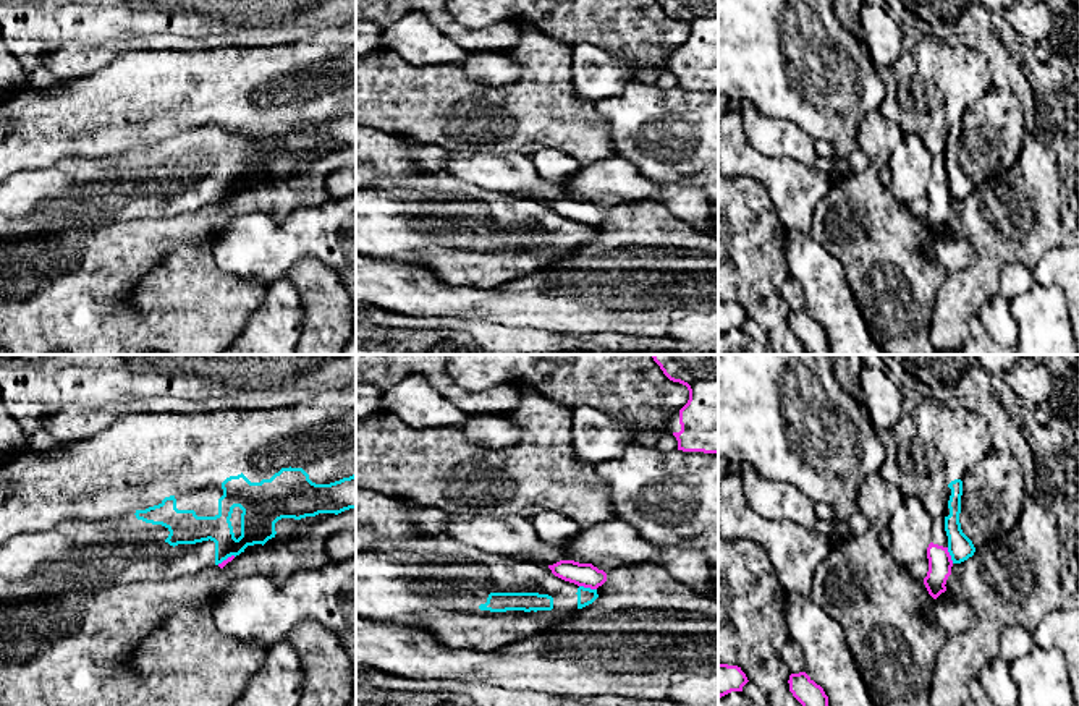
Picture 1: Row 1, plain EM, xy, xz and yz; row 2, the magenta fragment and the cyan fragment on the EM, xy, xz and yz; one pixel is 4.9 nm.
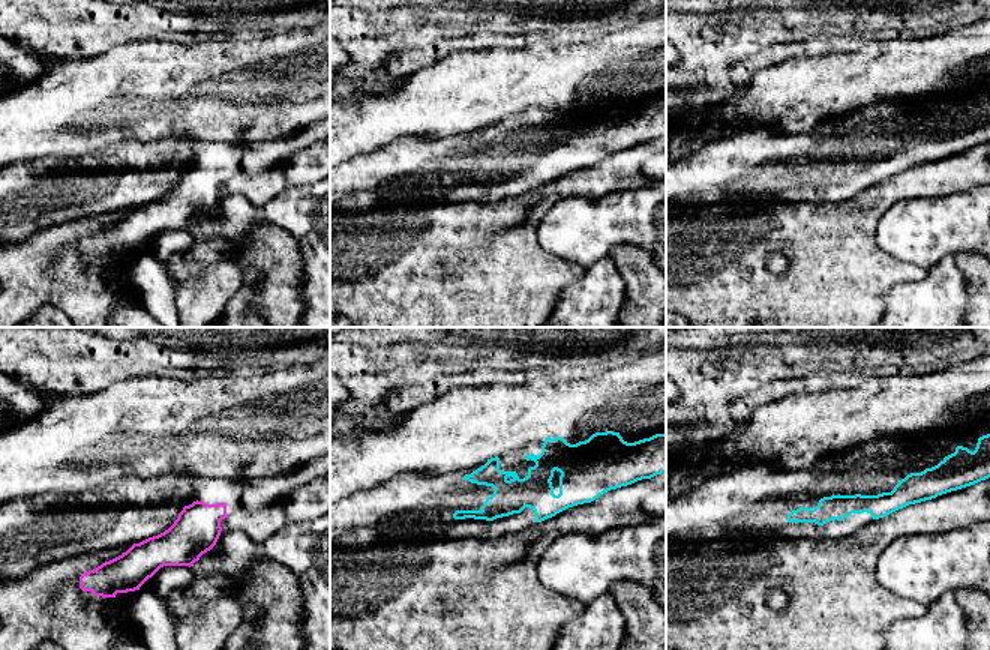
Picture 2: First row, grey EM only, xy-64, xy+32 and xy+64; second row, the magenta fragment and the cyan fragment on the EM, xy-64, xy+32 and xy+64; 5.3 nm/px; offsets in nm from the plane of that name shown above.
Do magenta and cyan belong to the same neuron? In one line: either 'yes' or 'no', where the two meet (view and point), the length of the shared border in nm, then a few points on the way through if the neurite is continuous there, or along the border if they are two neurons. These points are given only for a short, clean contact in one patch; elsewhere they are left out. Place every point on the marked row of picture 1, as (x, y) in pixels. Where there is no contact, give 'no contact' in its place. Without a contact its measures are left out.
no; meets magenta in xz at (588, 586); contact 90 nm long; border along xz (579, 585), (596, 590)

